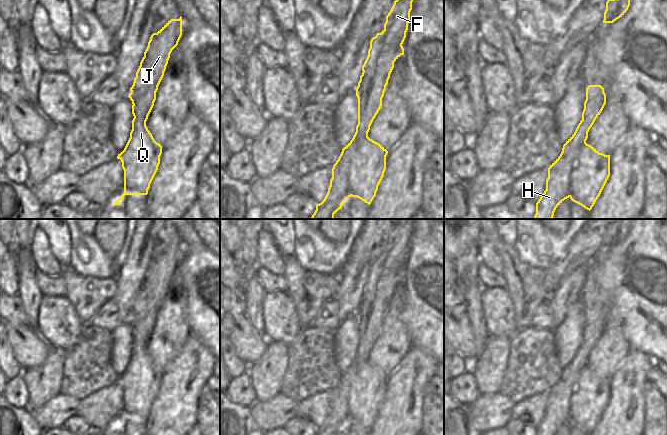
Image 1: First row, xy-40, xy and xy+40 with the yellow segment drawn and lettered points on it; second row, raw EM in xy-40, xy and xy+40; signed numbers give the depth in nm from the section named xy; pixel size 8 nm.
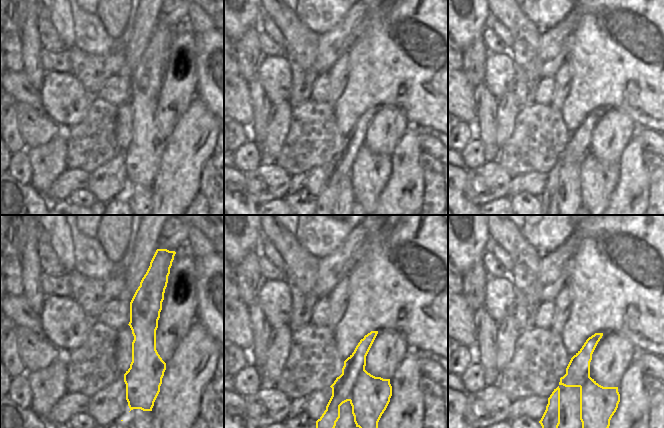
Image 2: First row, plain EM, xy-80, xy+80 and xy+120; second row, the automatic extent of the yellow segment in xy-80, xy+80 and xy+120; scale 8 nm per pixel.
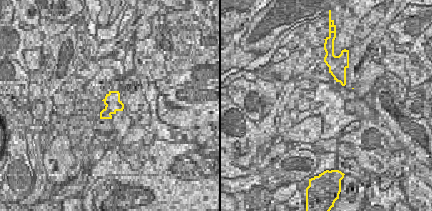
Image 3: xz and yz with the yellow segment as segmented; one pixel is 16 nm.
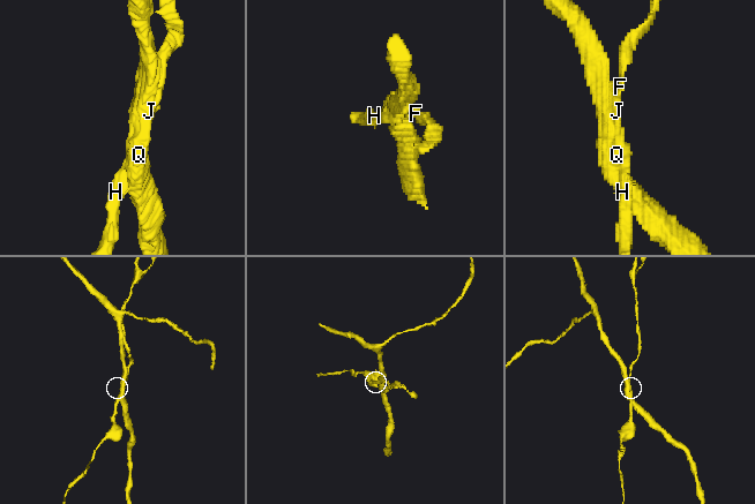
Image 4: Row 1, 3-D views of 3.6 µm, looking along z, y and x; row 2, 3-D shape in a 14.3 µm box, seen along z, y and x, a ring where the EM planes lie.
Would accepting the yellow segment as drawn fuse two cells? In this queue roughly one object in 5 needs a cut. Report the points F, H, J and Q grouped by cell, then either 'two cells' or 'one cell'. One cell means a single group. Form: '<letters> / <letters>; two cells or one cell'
F H J / Q; two cells

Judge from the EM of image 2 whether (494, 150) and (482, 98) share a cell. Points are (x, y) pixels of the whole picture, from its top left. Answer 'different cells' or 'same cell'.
same cell

